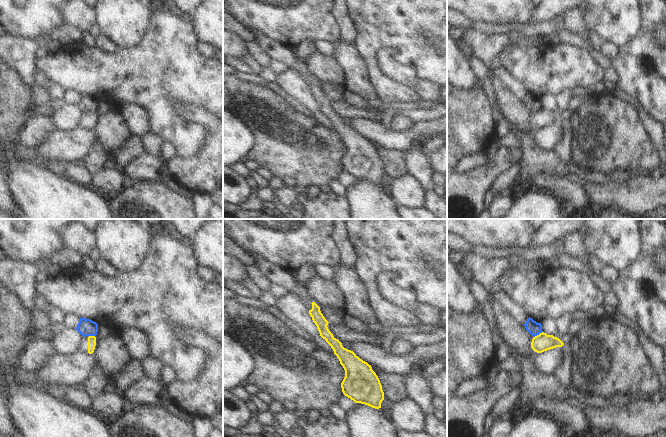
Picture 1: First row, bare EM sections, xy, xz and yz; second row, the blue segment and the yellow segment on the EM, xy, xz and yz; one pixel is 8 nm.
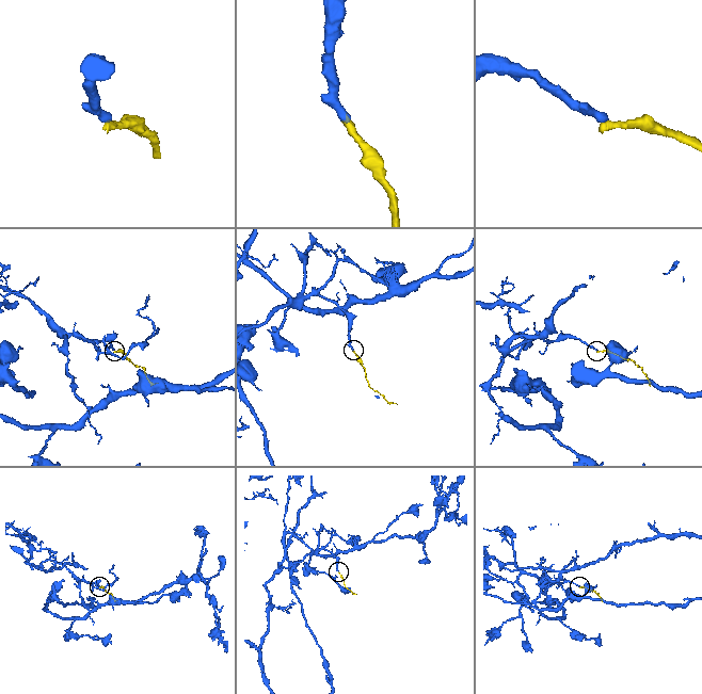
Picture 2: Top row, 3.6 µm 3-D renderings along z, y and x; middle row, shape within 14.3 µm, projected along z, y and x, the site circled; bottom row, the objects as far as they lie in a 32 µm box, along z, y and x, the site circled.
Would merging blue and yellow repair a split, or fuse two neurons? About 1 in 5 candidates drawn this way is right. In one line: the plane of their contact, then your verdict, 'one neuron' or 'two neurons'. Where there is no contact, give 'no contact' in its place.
yz | two neurons

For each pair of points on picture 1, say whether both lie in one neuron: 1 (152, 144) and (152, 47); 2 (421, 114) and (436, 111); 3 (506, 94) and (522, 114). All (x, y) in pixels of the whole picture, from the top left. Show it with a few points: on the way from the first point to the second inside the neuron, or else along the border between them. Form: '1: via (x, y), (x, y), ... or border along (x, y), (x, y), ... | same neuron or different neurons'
1: border along (148, 131), (155, 134), (163, 142) | different neurons
2: via (425, 114), (432, 114) | same neuron
3: via (508, 99), (517, 109) | same neuron

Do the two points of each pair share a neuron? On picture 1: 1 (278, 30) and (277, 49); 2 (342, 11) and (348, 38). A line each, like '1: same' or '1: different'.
1: different
2: same

